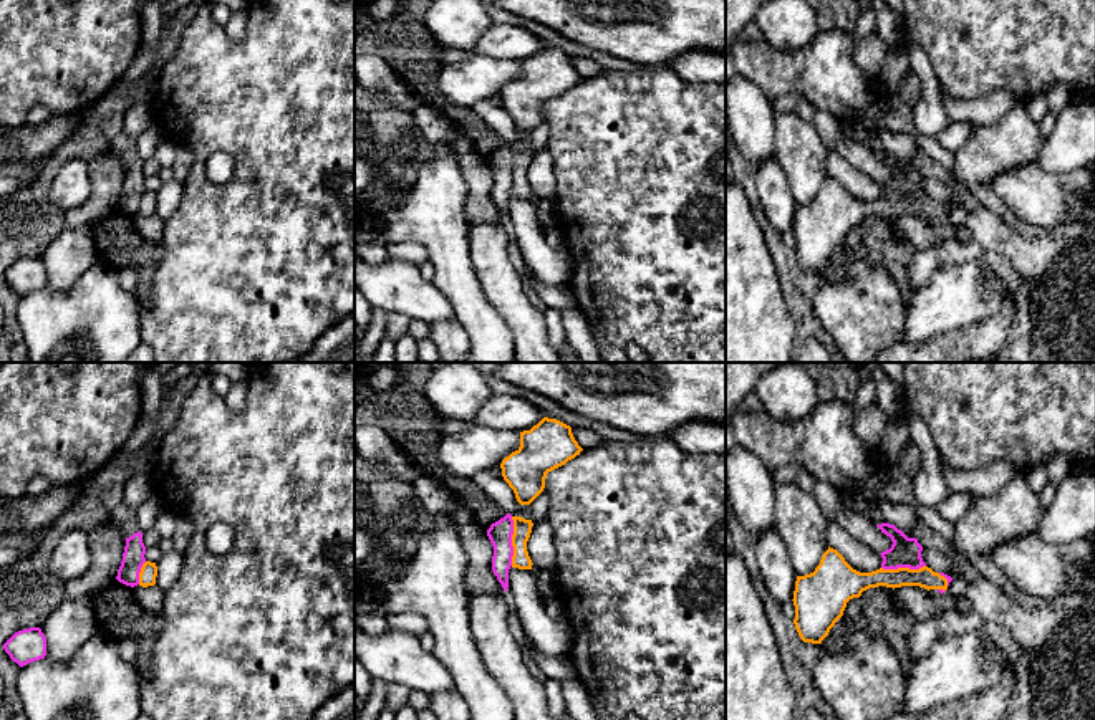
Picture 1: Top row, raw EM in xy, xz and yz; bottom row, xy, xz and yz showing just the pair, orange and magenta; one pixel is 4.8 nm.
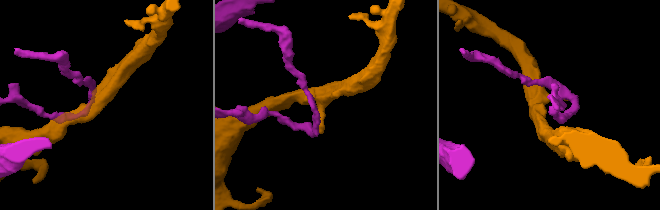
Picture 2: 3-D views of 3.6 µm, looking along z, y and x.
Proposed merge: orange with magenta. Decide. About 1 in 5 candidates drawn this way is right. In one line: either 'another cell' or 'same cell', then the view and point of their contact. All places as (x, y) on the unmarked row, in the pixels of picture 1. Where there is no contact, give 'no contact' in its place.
another cell | xz (512, 171)

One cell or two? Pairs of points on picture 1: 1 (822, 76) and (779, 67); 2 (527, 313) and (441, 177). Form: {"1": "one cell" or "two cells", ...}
{"1": "one cell", "2": "two cells"}

